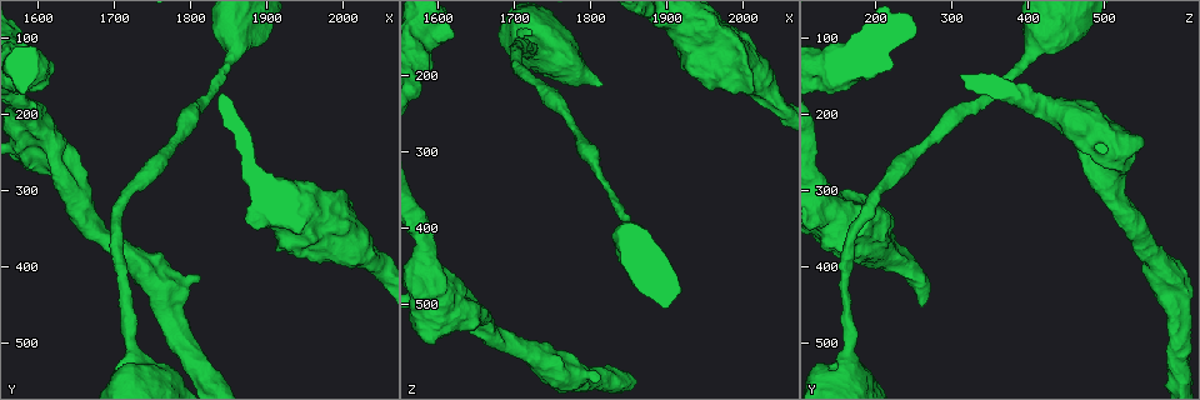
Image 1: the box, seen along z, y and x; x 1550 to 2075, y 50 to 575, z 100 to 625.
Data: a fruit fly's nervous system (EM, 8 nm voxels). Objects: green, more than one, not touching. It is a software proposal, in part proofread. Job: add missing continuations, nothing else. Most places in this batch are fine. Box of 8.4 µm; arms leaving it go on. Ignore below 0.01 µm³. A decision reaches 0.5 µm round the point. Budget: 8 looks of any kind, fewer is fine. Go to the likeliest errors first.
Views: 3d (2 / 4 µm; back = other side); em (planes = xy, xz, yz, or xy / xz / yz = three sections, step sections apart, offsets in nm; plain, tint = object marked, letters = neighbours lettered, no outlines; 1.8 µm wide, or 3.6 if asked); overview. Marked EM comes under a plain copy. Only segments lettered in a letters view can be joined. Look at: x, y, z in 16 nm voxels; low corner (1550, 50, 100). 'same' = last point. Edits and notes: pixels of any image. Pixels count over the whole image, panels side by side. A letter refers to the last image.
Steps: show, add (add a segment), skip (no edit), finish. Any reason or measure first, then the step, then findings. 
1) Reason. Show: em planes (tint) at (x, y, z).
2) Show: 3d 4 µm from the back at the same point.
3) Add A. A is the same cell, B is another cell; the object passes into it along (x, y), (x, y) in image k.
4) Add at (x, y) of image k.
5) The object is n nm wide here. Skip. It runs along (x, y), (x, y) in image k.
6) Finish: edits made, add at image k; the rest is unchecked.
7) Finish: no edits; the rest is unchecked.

Stops while still wide. Show: 3d 4 µm at (1995, 300, 155).

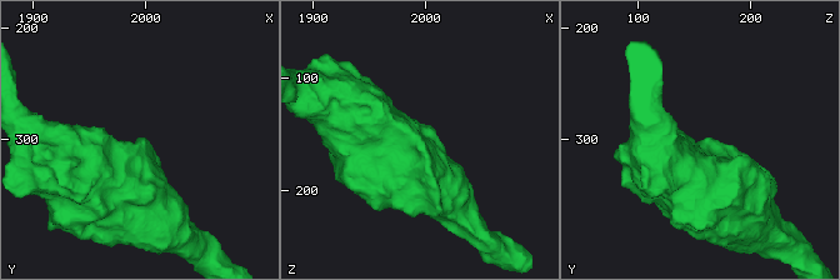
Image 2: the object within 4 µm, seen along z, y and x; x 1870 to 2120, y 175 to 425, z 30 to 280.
Now the EM. Show: em 3.6 µm planes (tint) at (1996, 302, 154).

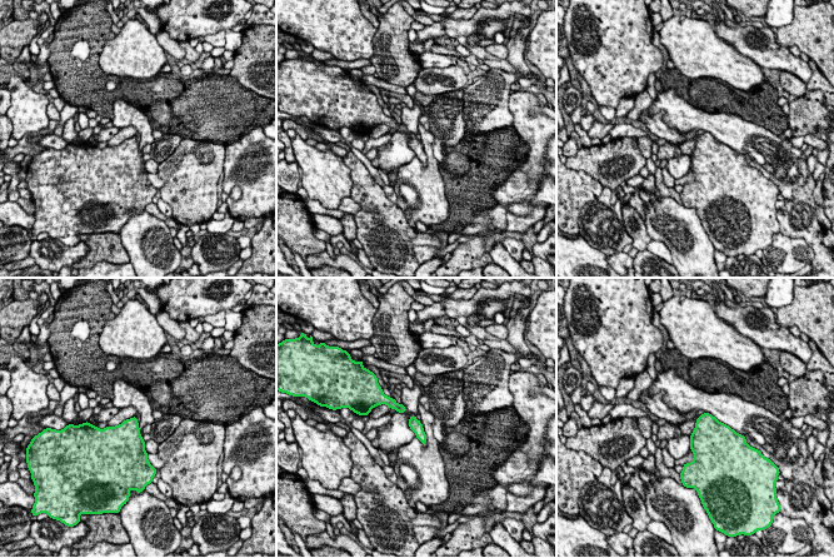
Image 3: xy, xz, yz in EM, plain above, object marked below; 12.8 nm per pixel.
Show: em 3.6 µm planes (letters) at the same point.

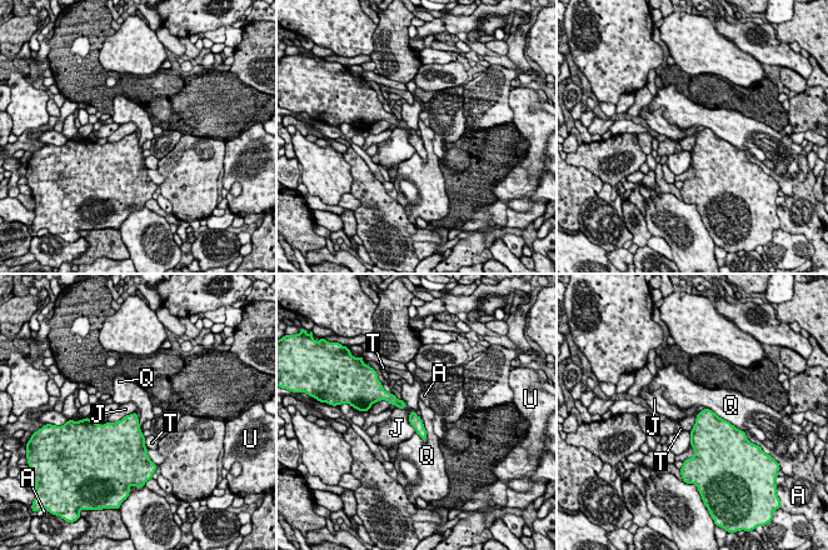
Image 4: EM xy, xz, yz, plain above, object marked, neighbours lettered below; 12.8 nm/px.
The longest contact is with J, 400 nm. Skip. A, J, Q, T and U are other cells; none of them fits.

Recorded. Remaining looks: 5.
Thick turns thin. Show: em 3.6 µm xy step 8 (letters) at (1860, 105, 405).

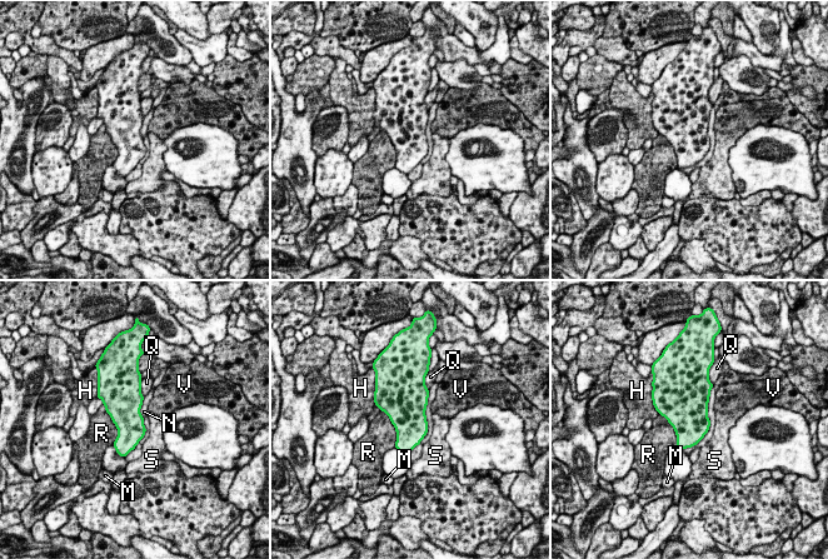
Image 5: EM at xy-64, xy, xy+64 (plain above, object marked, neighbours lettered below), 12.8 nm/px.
Skip. H, M, N, Q, R, S and V are other cells; no lettered segment goes on from it.

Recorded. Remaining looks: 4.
Thick end. Show: 3d 4 µm at (1815, 410, 600).

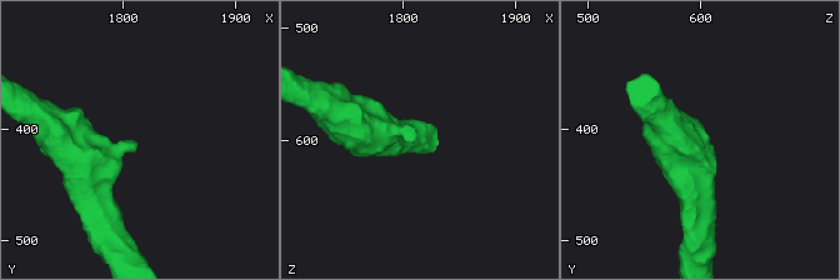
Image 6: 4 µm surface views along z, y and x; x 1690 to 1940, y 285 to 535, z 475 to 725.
Show: em 3.6 µm planes (letters) at (1812, 416, 594).

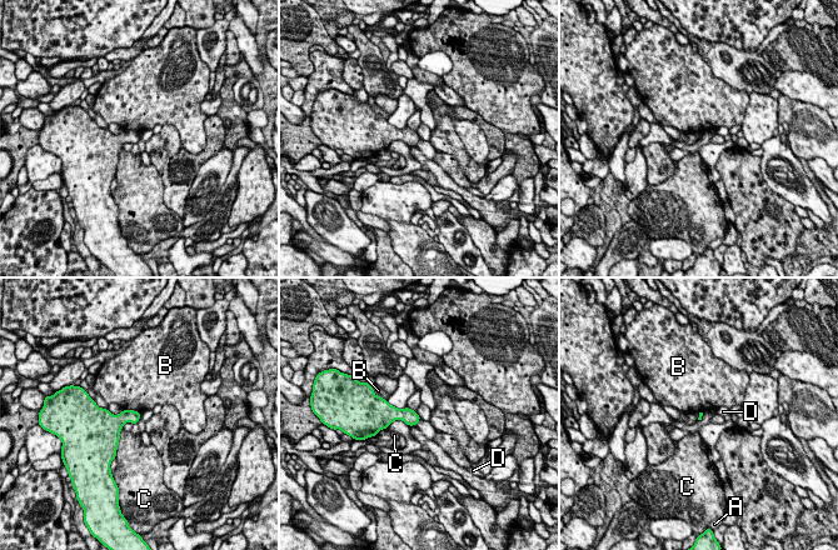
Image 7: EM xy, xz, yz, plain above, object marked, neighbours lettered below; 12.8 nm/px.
Skip. A, B, C and D are other cells; none of them fits.

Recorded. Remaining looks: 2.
Calibre changes. Show: em planes (tint) at (1810, 195, 325).

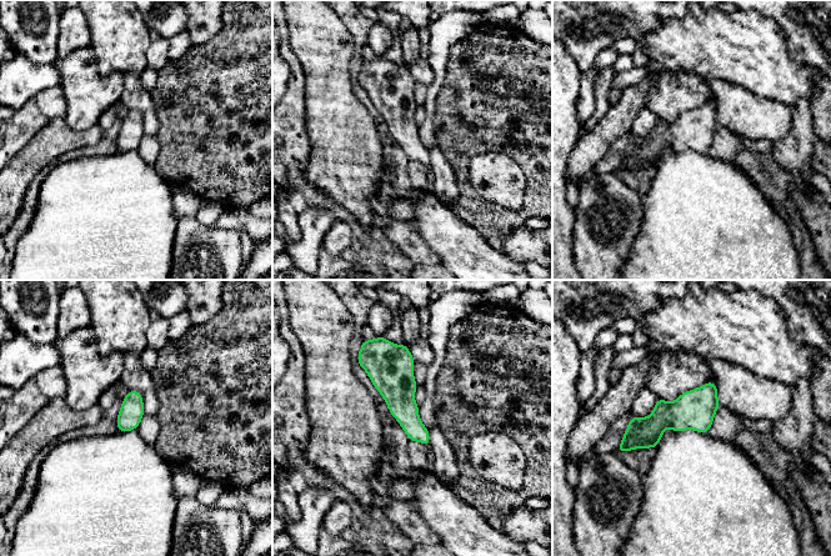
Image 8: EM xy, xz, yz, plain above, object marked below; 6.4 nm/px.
Show: em planes (letters) at the same point.

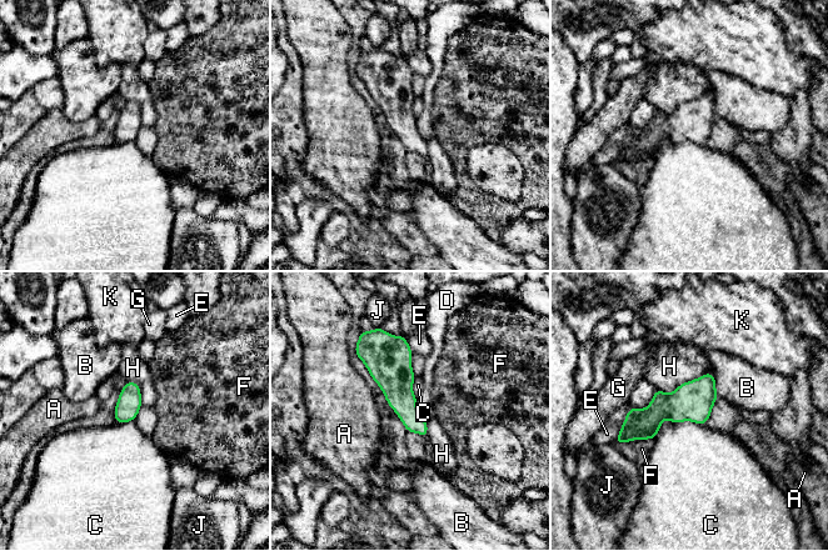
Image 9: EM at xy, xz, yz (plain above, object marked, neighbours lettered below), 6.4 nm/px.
Skip. A, B, C, D, E, F, G, H, J and K are other cells; it runs along (711, 377), (620, 437) in image 9; none of them fits.

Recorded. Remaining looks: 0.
Finish: no edits; the rest is unchecked.

